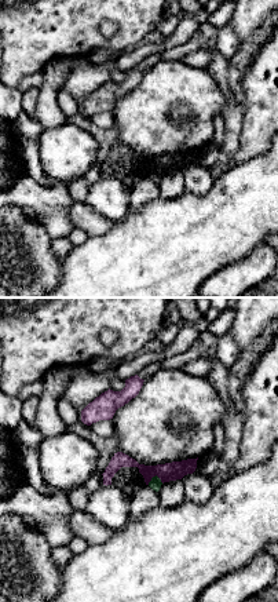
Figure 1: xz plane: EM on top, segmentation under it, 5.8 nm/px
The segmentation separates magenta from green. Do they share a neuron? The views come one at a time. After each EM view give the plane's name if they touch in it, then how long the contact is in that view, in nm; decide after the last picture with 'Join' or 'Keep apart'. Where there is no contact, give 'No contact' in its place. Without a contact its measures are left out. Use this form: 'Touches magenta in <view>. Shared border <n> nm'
Touches magenta in xz. Shared border 100 nm

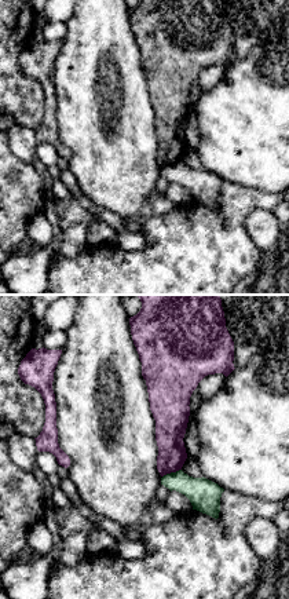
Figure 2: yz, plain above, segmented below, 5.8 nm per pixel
Touches magenta in yz. Shared border 120 nm

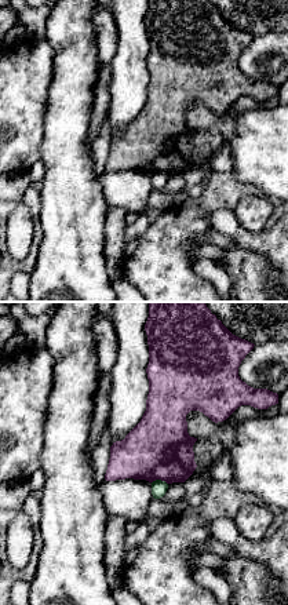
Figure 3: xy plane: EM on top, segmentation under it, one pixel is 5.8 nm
Touches magenta in xy. Shared border 100 nm

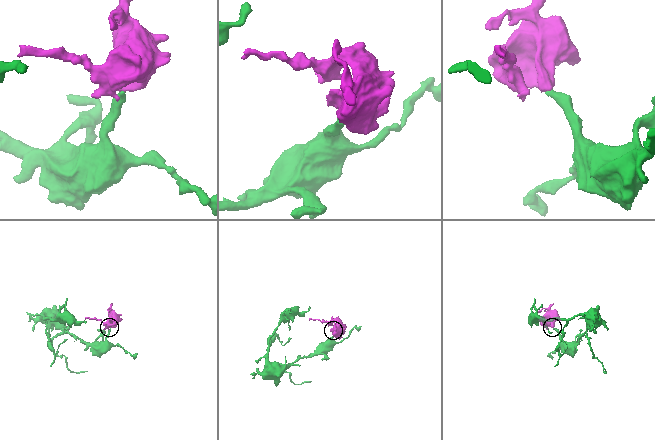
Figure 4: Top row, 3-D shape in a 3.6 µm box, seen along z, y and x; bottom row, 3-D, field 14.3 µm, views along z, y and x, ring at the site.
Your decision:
Keep apart

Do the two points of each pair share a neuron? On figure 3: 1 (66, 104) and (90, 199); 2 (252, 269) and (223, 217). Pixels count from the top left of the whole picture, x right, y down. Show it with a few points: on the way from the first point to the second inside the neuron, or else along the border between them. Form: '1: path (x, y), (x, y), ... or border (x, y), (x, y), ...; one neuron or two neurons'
1: path (66, 127), (69, 175); one neuron
2: border (237, 243), (261, 252), (269, 261); two neurons

